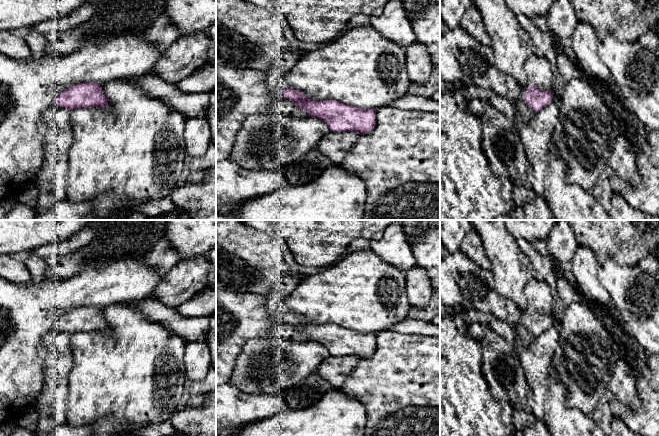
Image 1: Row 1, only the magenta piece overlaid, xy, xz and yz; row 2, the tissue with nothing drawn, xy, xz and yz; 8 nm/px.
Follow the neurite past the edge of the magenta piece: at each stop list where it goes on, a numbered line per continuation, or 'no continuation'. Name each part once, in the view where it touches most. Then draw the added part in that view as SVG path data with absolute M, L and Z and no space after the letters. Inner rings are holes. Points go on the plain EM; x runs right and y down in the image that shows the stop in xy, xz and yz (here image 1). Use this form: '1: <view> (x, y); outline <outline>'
1: yz (463, 284); outline M460 249L447 253L440 258L440 303L447 307L458 307L465 311L472 308L496 319L506 322L510 326L515 324L525 327L529 307L521 310L518 306L503 298L494 287L491 270L484 270L473 263Z

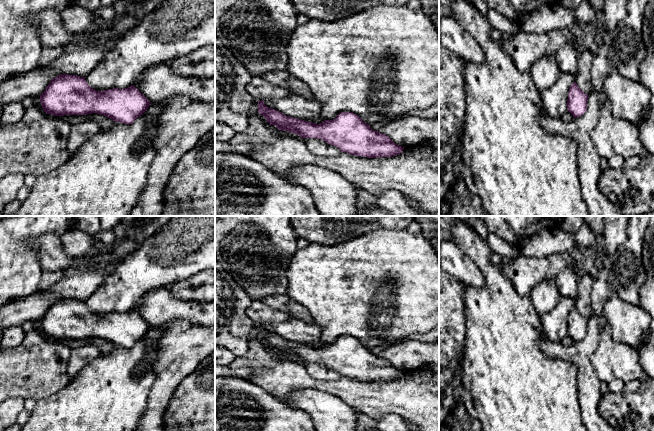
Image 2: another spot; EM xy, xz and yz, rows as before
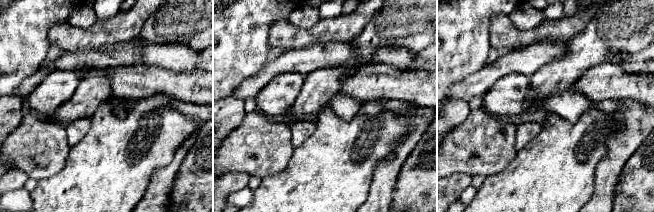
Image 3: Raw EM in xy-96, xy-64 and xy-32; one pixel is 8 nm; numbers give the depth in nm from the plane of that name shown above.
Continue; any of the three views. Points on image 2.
no continuation

